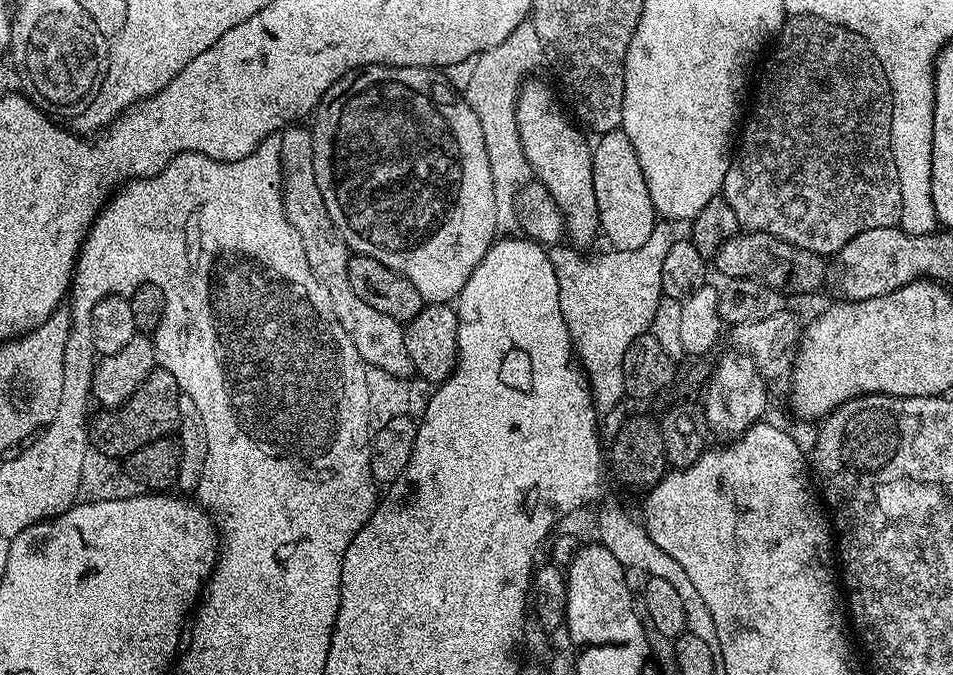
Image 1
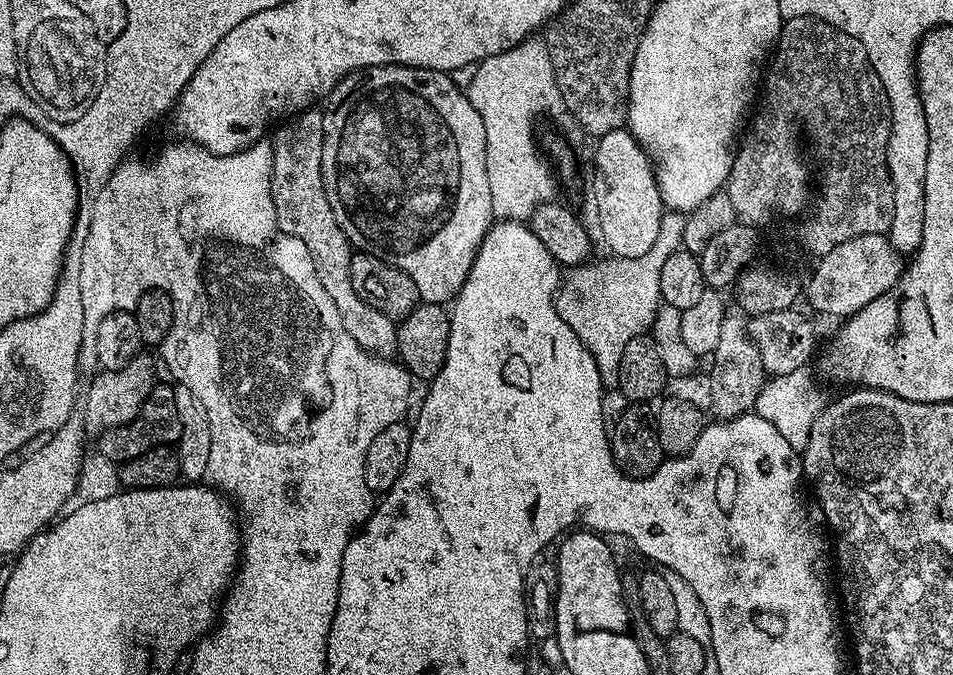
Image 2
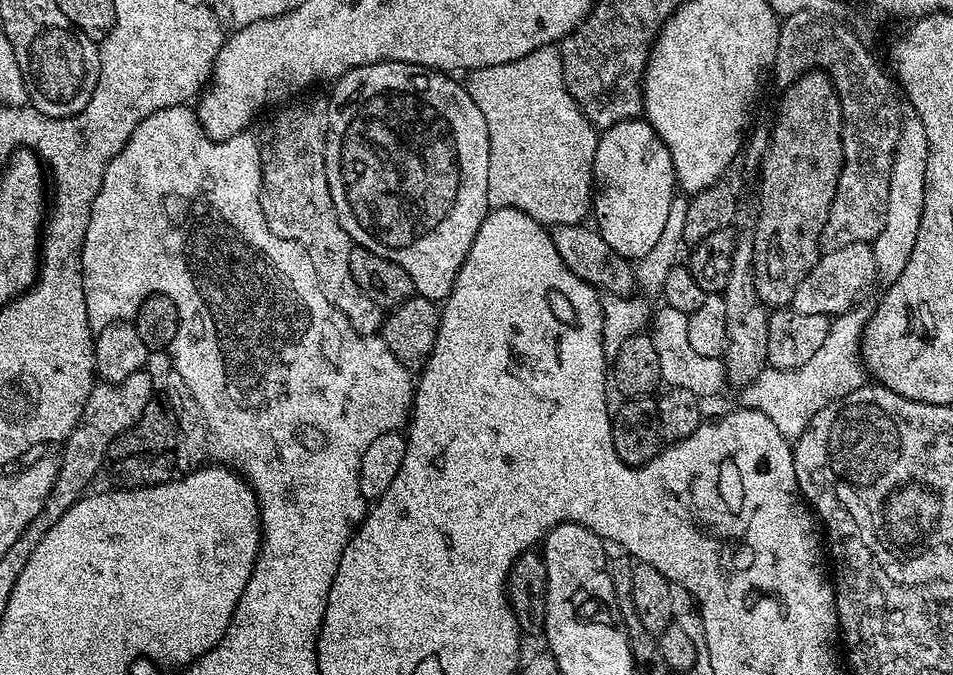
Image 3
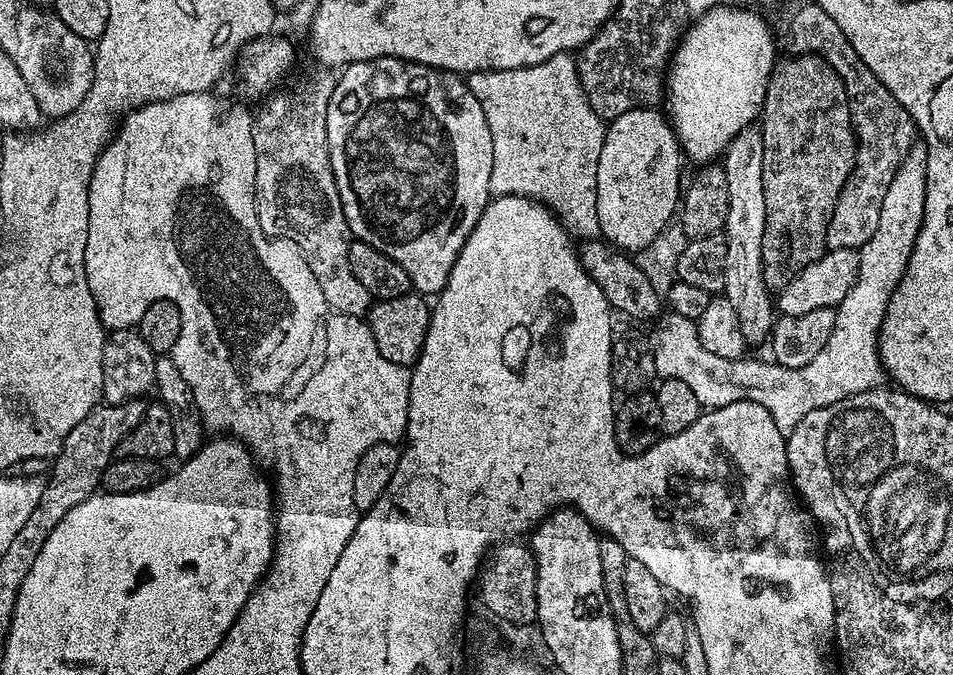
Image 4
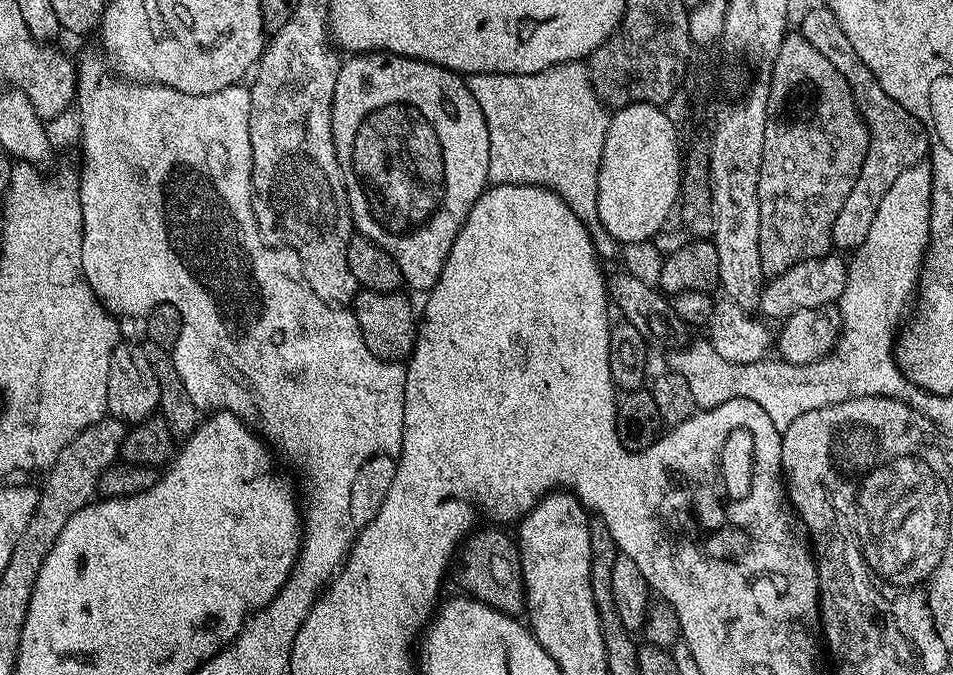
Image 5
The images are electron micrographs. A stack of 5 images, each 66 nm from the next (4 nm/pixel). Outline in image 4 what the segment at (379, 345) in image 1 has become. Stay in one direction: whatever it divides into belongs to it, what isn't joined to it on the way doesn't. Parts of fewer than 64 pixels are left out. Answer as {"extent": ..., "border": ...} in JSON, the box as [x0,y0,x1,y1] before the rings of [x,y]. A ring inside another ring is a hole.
{"extent":[252,66,374,318],"border":[[[312,66],[305,76],[298,77],[289,88],[281,87],[273,91],[263,101],[265,104],[260,109],[255,109],[252,133],[256,159],[256,213],[265,236],[277,240],[292,240],[300,247],[310,271],[314,273],[314,282],[318,282],[318,290],[322,290],[322,298],[326,298],[333,312],[342,316],[364,318],[374,301],[366,286],[362,286],[362,282],[354,278],[354,270],[350,270],[350,233],[346,214],[342,210],[342,198],[334,182],[334,170],[330,166],[330,150],[326,138],[326,110],[330,94],[334,94],[337,79],[335,71],[324,66]]]}

